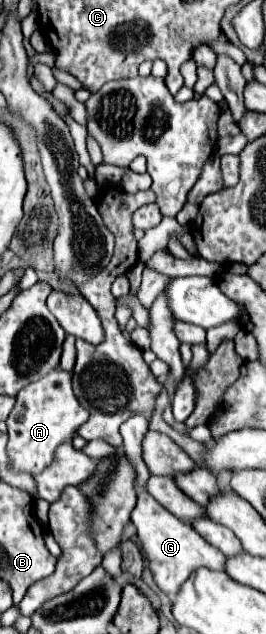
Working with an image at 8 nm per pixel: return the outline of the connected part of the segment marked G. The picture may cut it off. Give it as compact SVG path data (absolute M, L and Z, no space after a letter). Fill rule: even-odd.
M138 481L134 487L138 489L138 505L132 511L132 523L136 525L136 535L140 539L142 551L146 553L146 557L150 561L150 569L154 573L154 581L168 597L176 597L176 593L180 591L182 583L198 567L224 571L226 557L222 557L222 553L218 549L214 549L208 541L204 541L194 531L192 525L186 525L184 521L176 519L170 511L162 509L162 505L158 505L154 501L154 497L150 497L150 493L146 493L146 485L144 483Z

